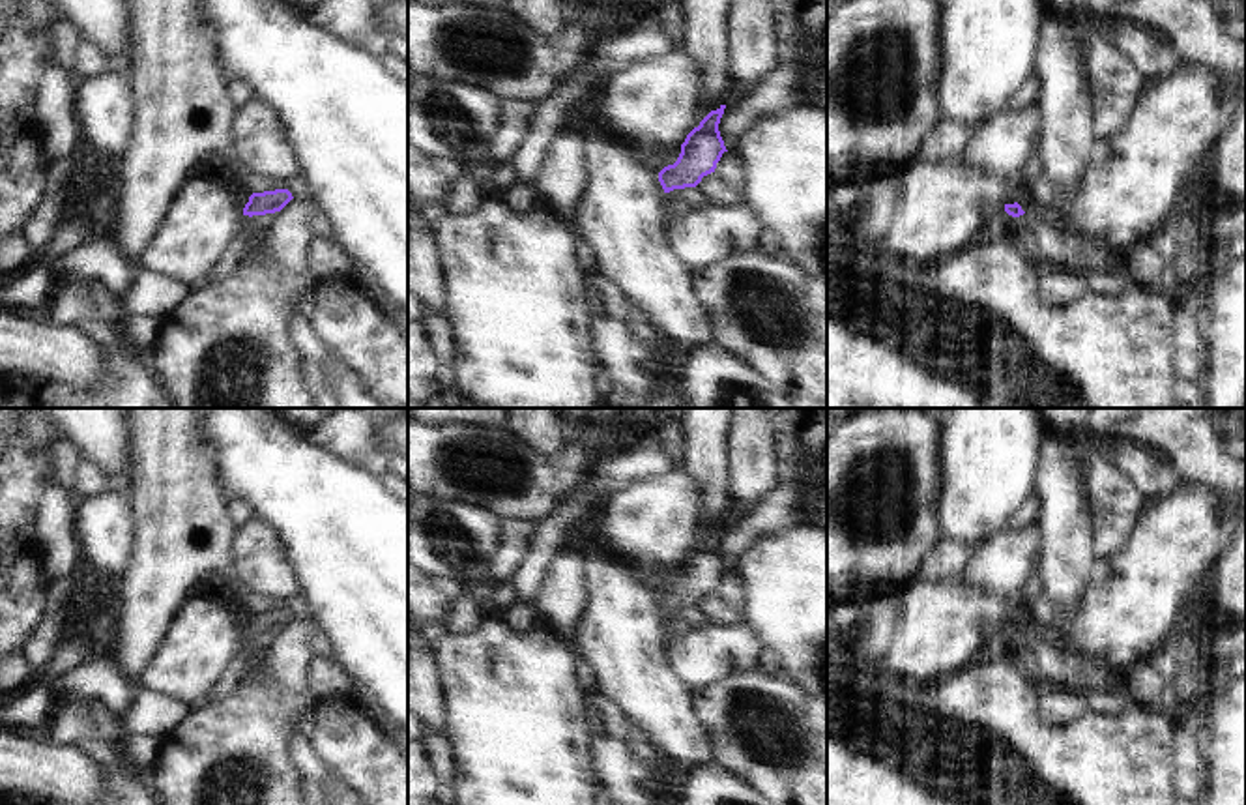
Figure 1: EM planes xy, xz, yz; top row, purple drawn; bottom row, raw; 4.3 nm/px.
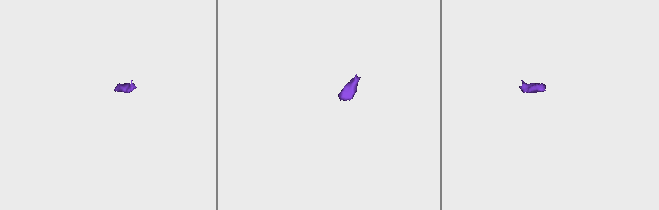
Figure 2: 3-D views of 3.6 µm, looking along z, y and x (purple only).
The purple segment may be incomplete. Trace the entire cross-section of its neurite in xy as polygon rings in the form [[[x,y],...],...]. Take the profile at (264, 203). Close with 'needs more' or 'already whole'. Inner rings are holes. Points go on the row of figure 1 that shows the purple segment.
[[[288,189],[253,193],[243,208],[243,215],[253,217],[281,212],[292,198]]]; already whole

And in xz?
[[[720,105],[717,110],[711,110],[700,125],[687,135],[677,161],[659,172],[664,193],[696,187],[703,176],[715,172],[722,154],[728,152],[718,131],[724,109],[726,105]]]; already whole

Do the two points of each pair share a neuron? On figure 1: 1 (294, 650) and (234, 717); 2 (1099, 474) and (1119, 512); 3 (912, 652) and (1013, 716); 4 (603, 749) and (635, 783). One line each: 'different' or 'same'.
1: same
2: same
3: different
4: same

